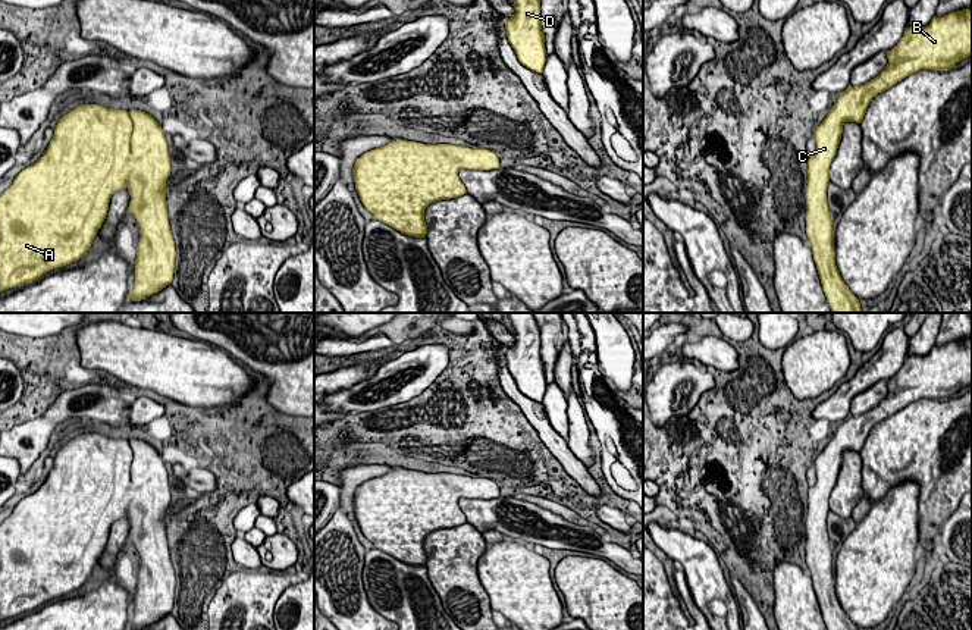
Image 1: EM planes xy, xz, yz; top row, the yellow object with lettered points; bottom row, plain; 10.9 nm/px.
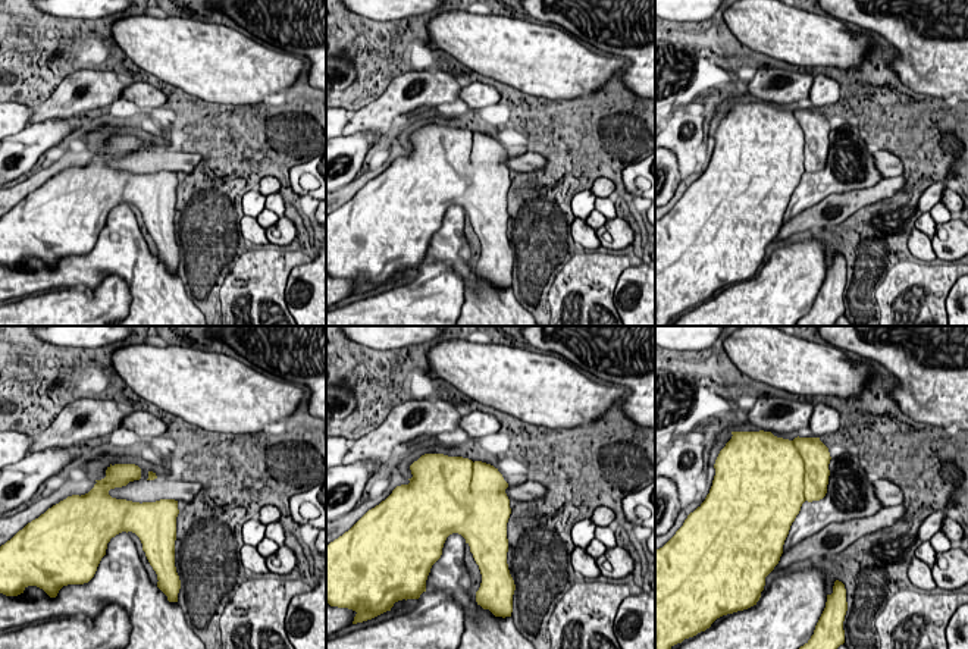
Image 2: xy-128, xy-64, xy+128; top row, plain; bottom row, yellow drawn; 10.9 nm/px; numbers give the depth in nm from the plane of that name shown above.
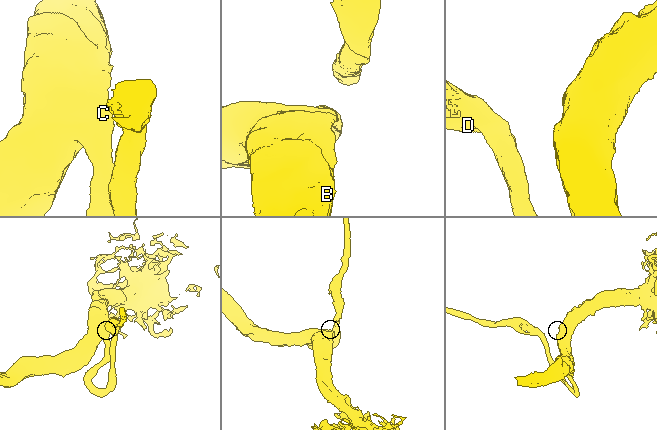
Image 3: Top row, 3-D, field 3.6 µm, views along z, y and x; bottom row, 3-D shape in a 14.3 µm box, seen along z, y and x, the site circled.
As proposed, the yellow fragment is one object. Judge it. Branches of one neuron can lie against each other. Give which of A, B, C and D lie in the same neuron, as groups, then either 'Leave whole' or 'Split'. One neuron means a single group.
Groups: A B C D. Leave whole

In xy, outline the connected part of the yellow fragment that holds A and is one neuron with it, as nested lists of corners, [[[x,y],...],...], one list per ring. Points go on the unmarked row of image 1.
[[[81,433],[62,445],[43,485],[25,496],[0,524],[0,621],[32,612],[47,601],[82,587],[101,557],[110,527],[126,517],[131,524],[129,540],[138,551],[141,567],[137,574],[135,611],[129,621],[141,630],[172,612],[175,602],[175,570],[169,554],[166,510],[172,495],[169,473],[160,452],[141,439],[106,438],[100,433]]]

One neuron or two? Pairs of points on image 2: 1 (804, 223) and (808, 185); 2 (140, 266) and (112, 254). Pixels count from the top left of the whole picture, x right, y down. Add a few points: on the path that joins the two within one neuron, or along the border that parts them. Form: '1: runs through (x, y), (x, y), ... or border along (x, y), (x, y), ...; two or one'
1: border along (836, 193), (783, 222); two
2: runs through (135, 259), (119, 254); one

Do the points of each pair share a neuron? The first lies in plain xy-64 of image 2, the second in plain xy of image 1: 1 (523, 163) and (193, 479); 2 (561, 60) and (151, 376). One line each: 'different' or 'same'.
1: same
2: same

